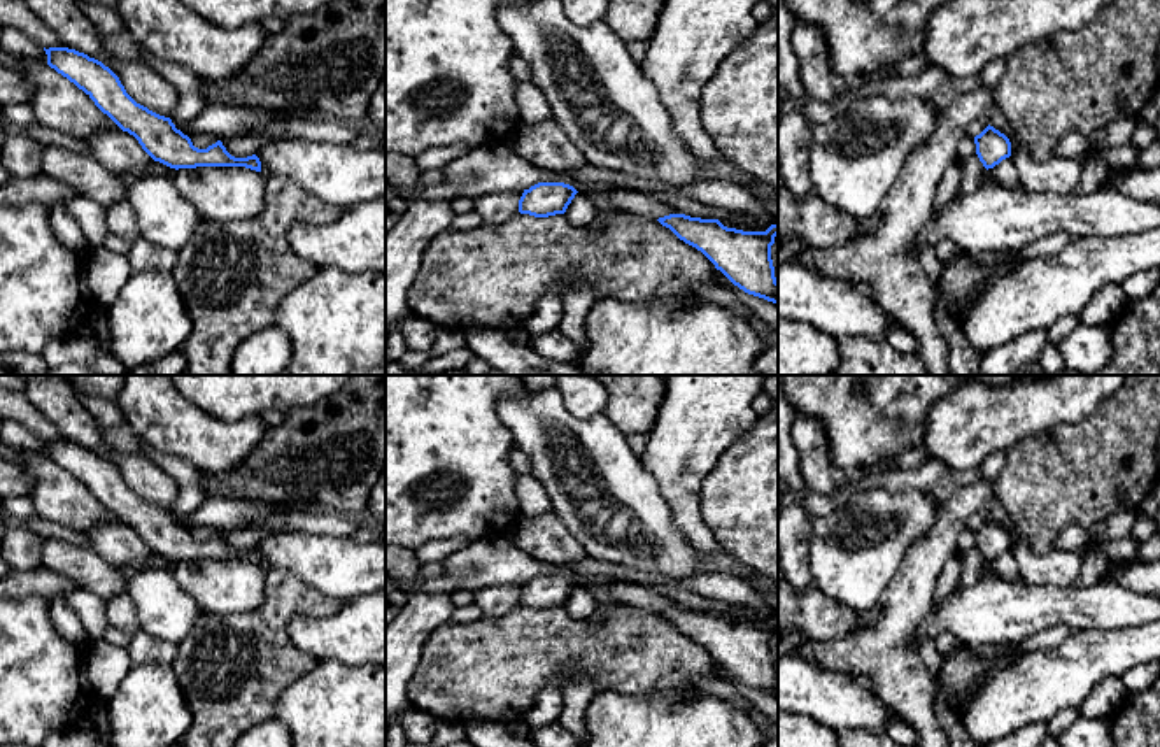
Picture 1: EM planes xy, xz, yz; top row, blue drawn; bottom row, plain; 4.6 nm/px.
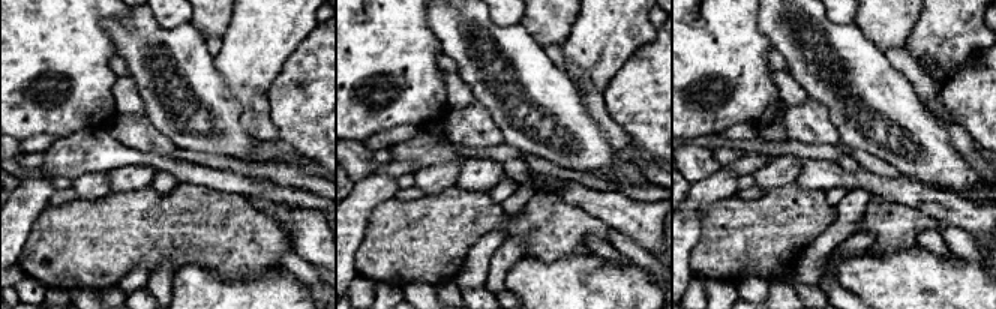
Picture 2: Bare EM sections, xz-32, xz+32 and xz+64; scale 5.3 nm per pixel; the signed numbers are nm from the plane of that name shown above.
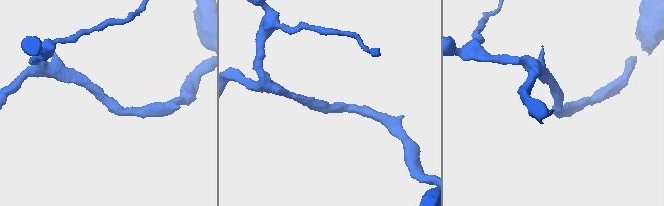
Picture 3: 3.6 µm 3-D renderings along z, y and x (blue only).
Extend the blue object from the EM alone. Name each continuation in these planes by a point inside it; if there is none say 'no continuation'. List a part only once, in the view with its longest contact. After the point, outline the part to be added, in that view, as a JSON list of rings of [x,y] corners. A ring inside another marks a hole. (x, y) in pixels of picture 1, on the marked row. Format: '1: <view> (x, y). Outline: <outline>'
no continuation

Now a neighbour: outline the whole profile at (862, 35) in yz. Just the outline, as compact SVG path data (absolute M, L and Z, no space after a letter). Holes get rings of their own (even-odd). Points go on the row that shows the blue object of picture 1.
M785 0L794 21L818 26L832 70L848 84L923 49L929 18L950 0Z

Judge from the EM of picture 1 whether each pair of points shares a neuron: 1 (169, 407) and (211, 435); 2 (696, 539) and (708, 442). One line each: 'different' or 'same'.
1: same
2: same

